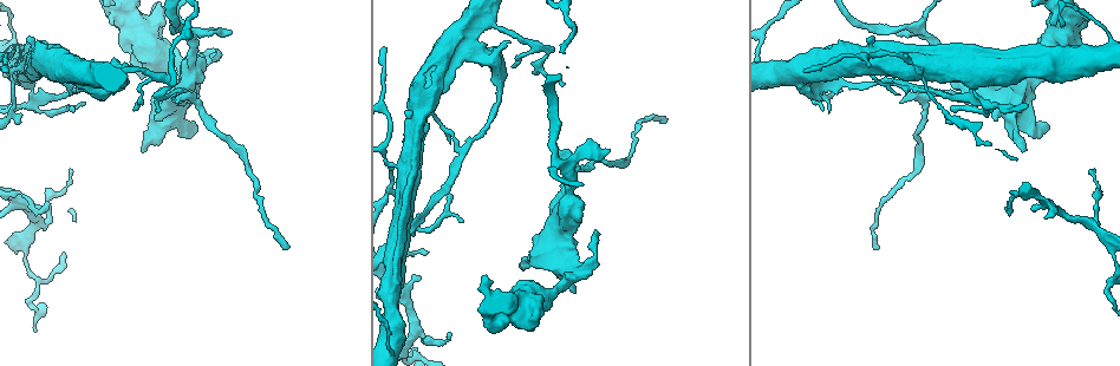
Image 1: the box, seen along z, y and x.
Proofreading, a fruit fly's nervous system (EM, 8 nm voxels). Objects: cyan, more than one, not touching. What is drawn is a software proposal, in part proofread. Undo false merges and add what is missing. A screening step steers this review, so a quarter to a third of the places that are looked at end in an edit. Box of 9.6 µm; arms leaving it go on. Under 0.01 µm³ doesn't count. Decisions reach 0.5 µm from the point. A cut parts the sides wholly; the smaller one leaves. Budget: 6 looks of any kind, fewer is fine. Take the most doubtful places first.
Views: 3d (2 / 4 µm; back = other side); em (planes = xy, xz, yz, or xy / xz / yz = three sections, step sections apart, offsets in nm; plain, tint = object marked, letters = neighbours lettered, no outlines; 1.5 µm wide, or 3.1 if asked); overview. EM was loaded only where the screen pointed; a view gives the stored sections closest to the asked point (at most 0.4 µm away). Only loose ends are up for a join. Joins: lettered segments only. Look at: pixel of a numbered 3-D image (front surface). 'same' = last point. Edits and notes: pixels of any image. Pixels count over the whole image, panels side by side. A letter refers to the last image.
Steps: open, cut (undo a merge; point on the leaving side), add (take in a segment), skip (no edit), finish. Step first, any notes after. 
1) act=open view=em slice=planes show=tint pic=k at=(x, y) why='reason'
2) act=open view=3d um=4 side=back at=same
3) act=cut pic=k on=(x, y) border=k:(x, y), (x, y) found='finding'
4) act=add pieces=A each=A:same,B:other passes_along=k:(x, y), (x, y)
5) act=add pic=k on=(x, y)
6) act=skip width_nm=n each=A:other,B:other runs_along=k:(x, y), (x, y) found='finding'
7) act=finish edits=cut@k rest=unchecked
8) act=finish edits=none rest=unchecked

act=open view=em slice=yz step=8 show=tint pic=1 at=(546, 55) why='abrupt turn'

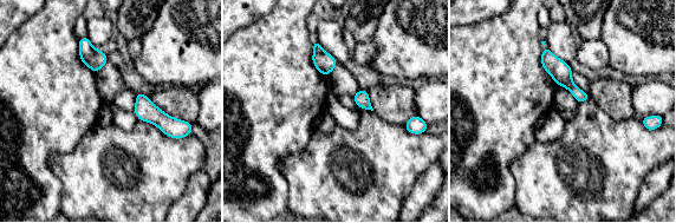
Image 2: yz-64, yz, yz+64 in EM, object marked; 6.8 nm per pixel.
act=open view=em slice=planes show=letters at=same why='another direction'

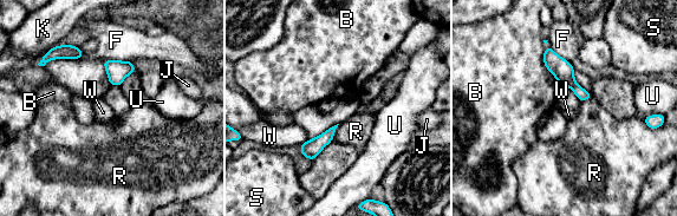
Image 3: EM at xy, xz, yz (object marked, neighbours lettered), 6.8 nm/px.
act=skip width_nm=90 each=B:other,F:other,J:other,K:other,R:other,S:other,U:other,W:other runs_along=3:(548, 50), (551, 59), (586, 96) found='all the same neuron'

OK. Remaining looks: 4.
act=open view=em slice=yz step=4 show=tint pic=1 at=(939, 45) why='free end'

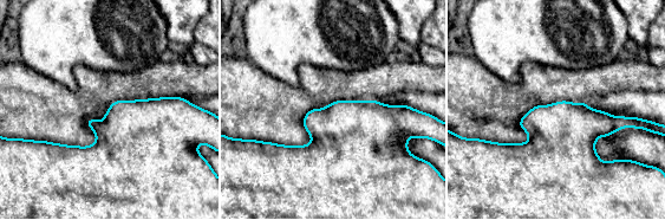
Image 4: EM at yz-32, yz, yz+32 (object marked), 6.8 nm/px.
act=open view=em slice=planes show=letters at=same why='cut it another way'

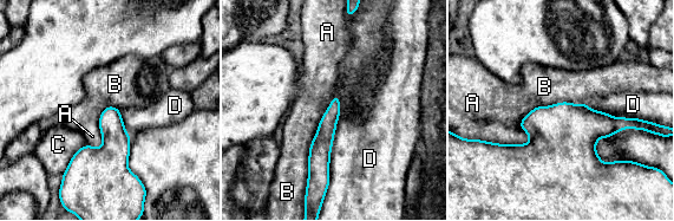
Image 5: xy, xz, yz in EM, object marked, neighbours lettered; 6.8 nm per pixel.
act=skip each=A:other,B:other,C:other,D:other runs_along=5:(336, 99), (321, 144), (321, 177) found='no lettered segment goes on from it'

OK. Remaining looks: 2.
act=open view=3d um=4 pic=1 at=(863, 64) why='sudden change in width'

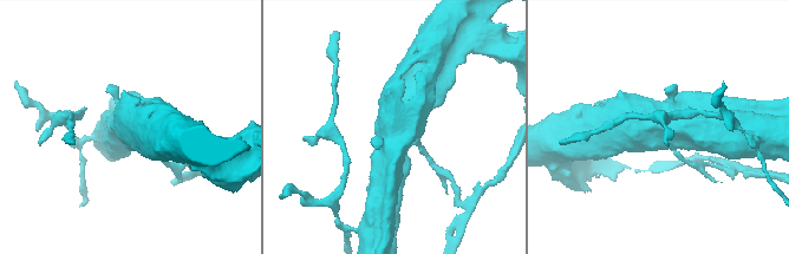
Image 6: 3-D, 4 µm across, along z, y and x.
act=open view=em slice=planes show=letters pic=6 at=(395, 135) why='shape alone is not enough'

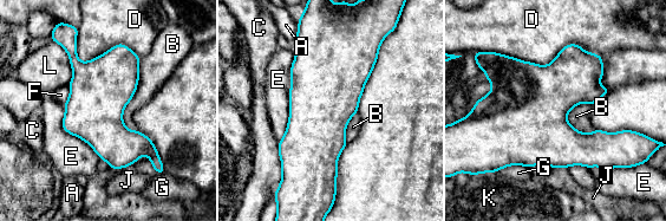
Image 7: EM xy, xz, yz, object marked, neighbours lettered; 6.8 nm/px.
act=skip each=A:other,B:other,C:other,D:other,E:other,F:other,G:other,J:other,K:other,L:other border=7:(141, 57), (123, 112), (134, 131) found='one neuron here'

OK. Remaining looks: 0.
act=finish edits=none rest=unchecked

